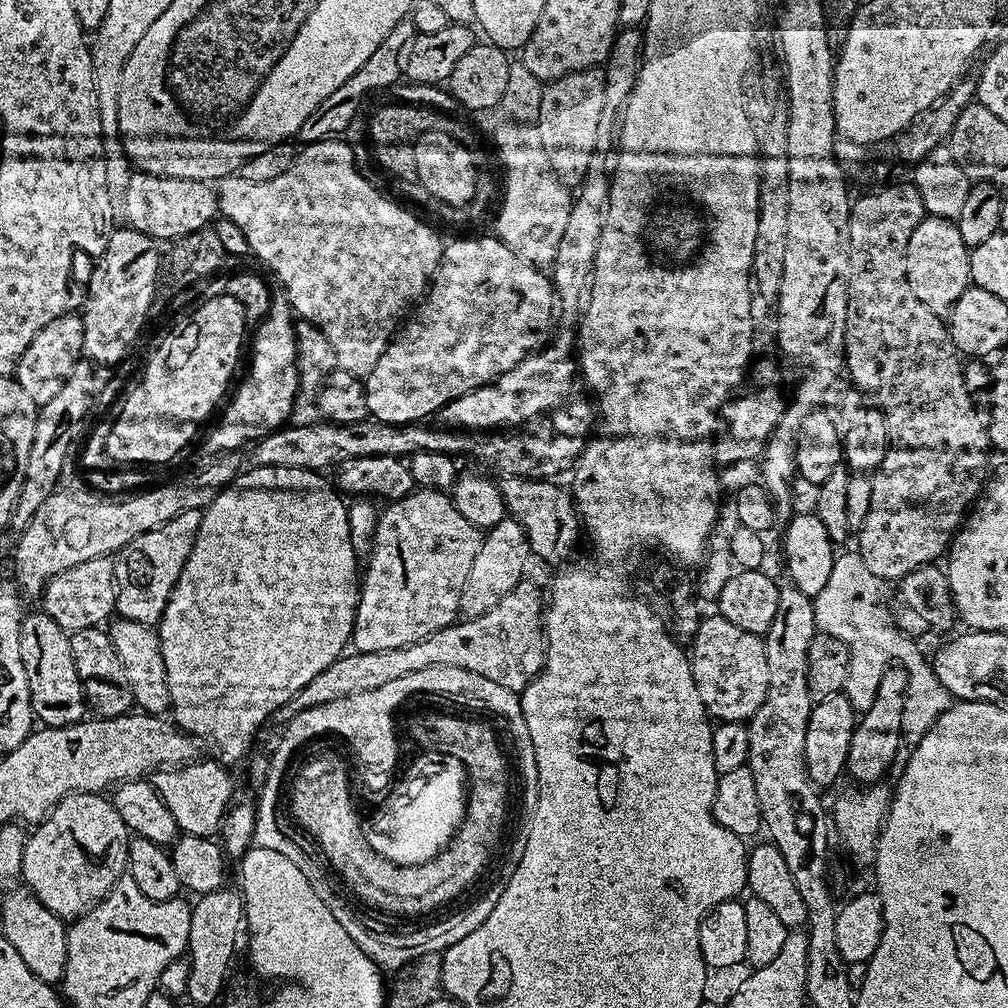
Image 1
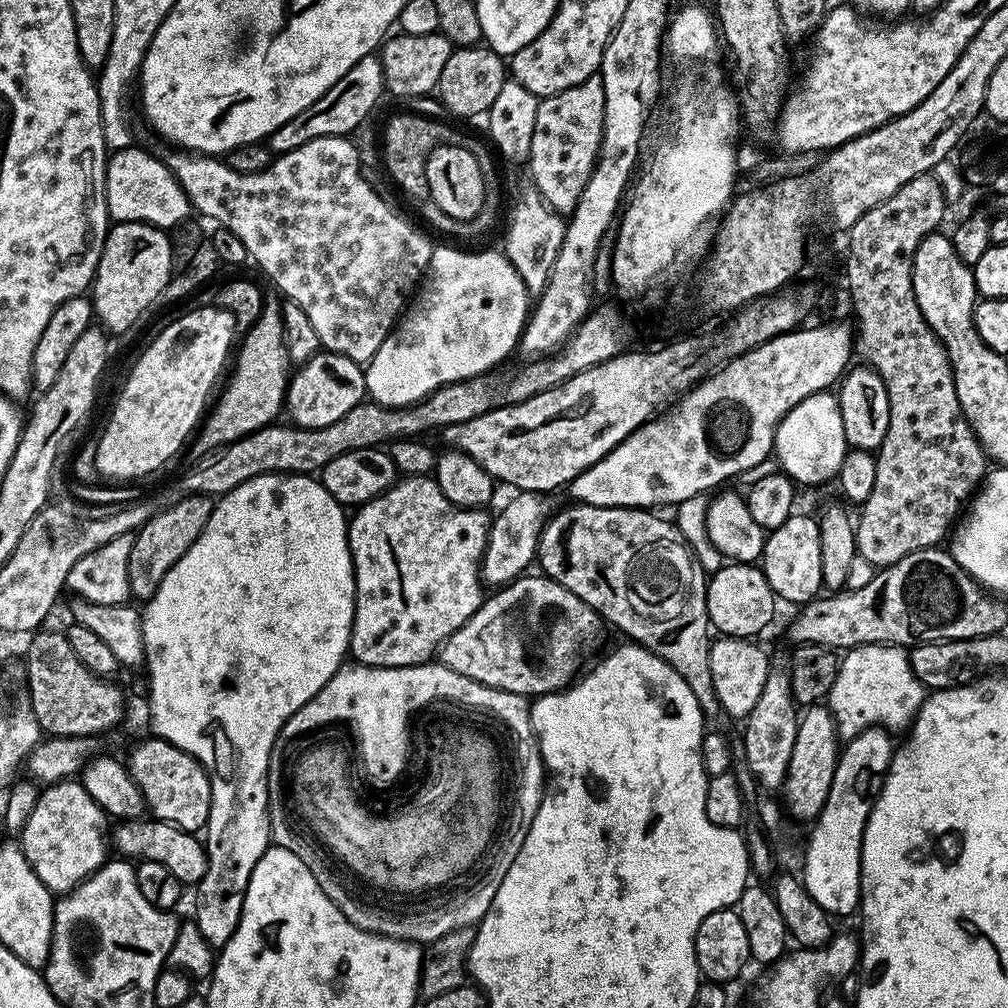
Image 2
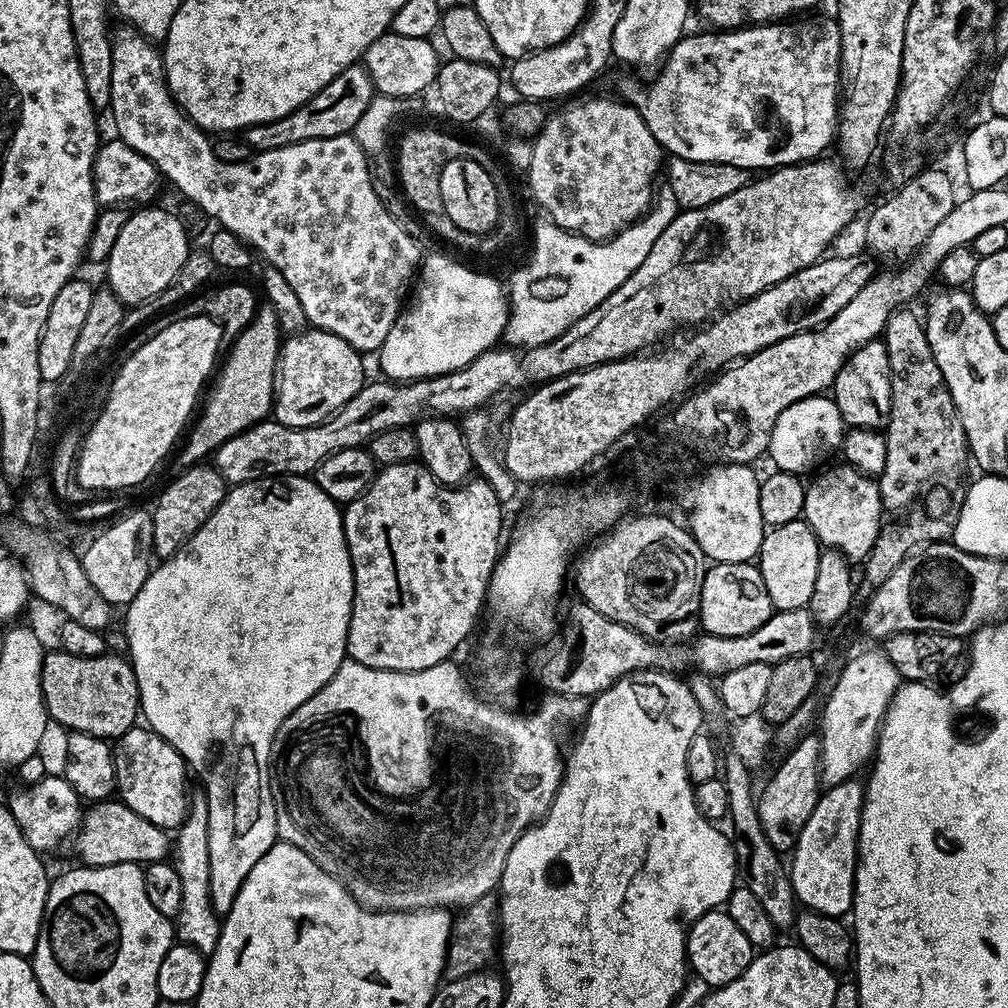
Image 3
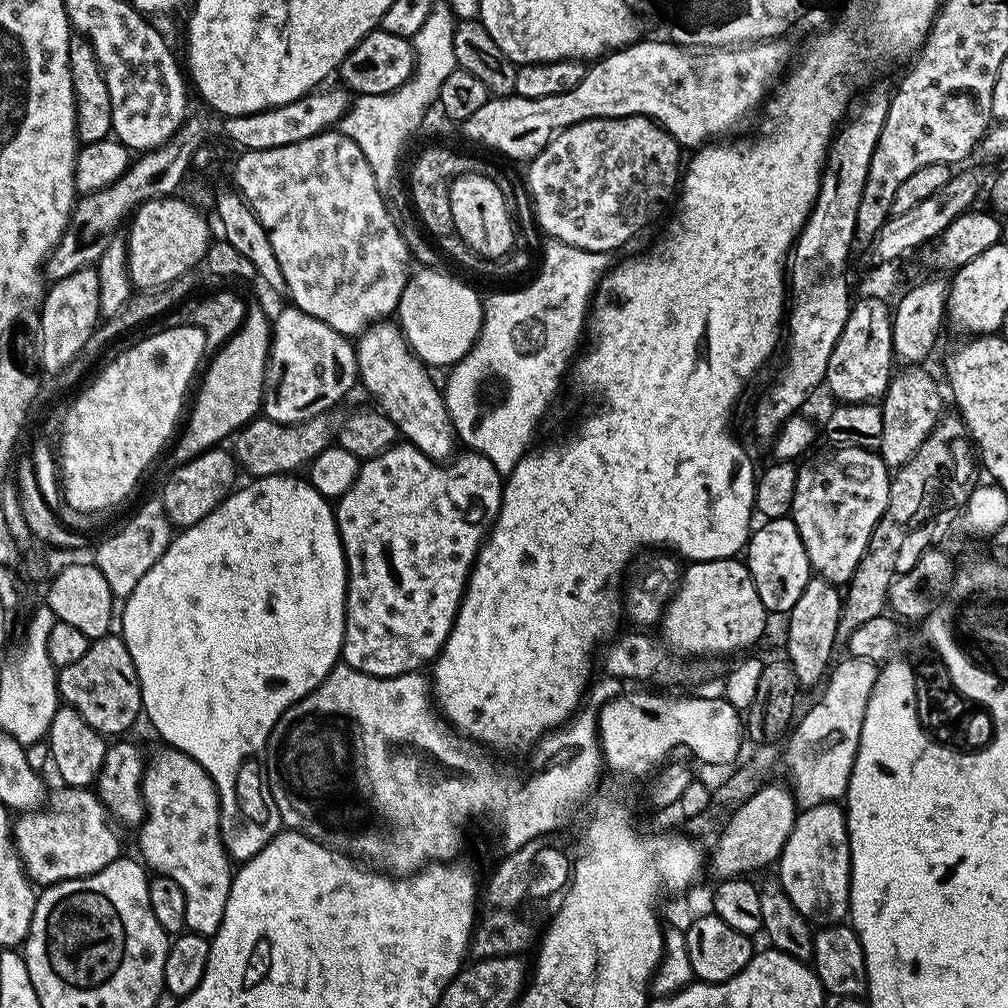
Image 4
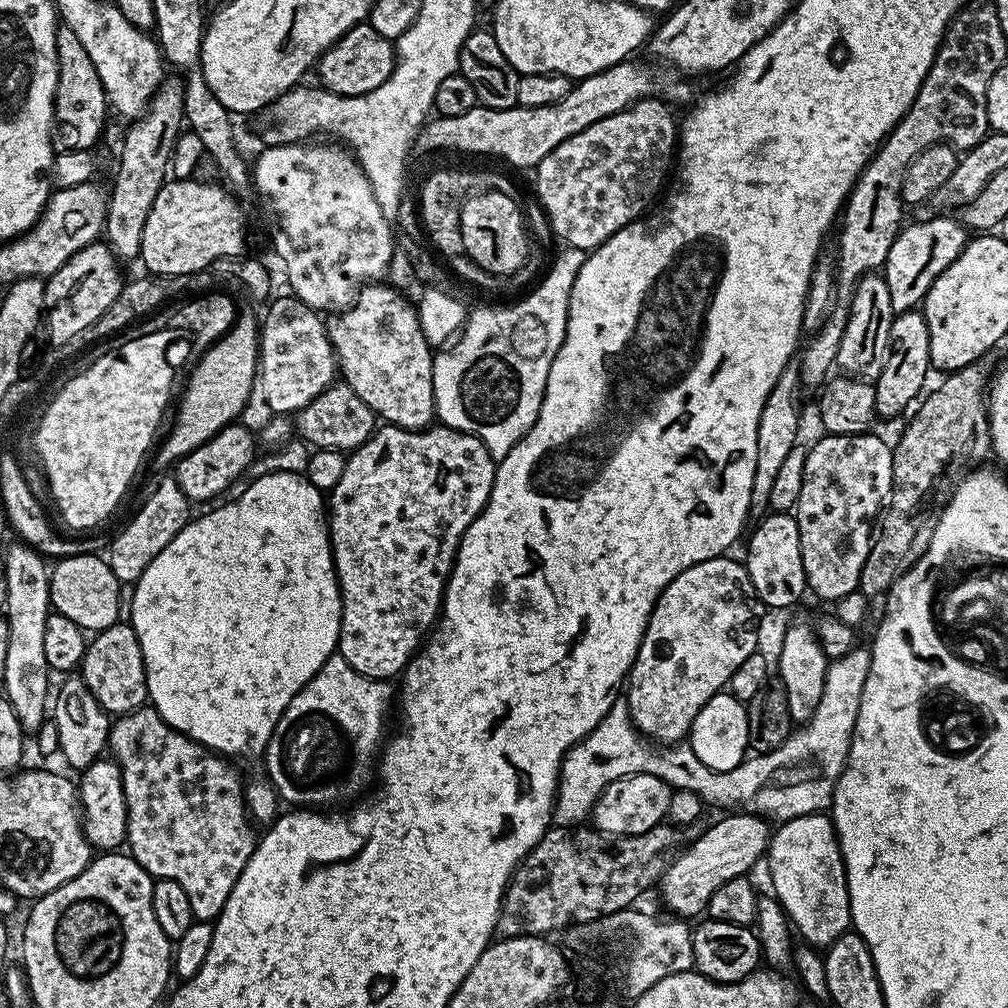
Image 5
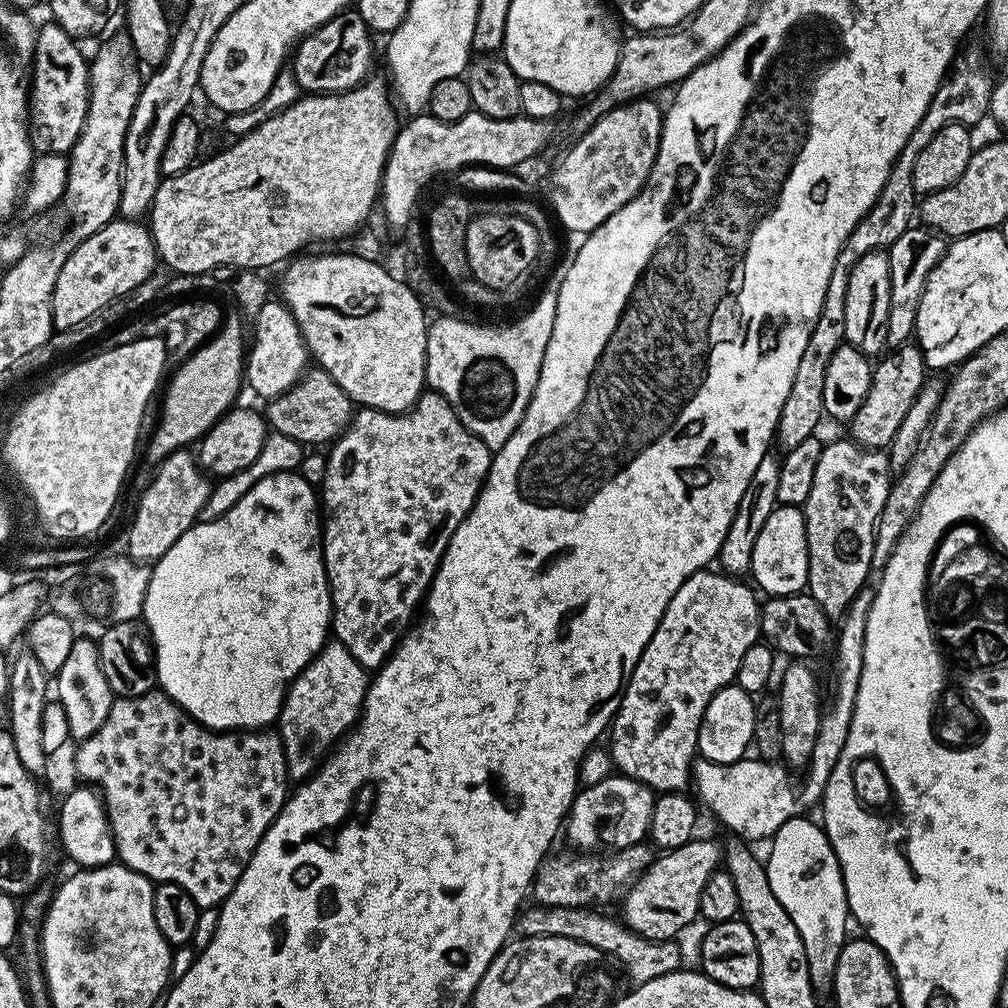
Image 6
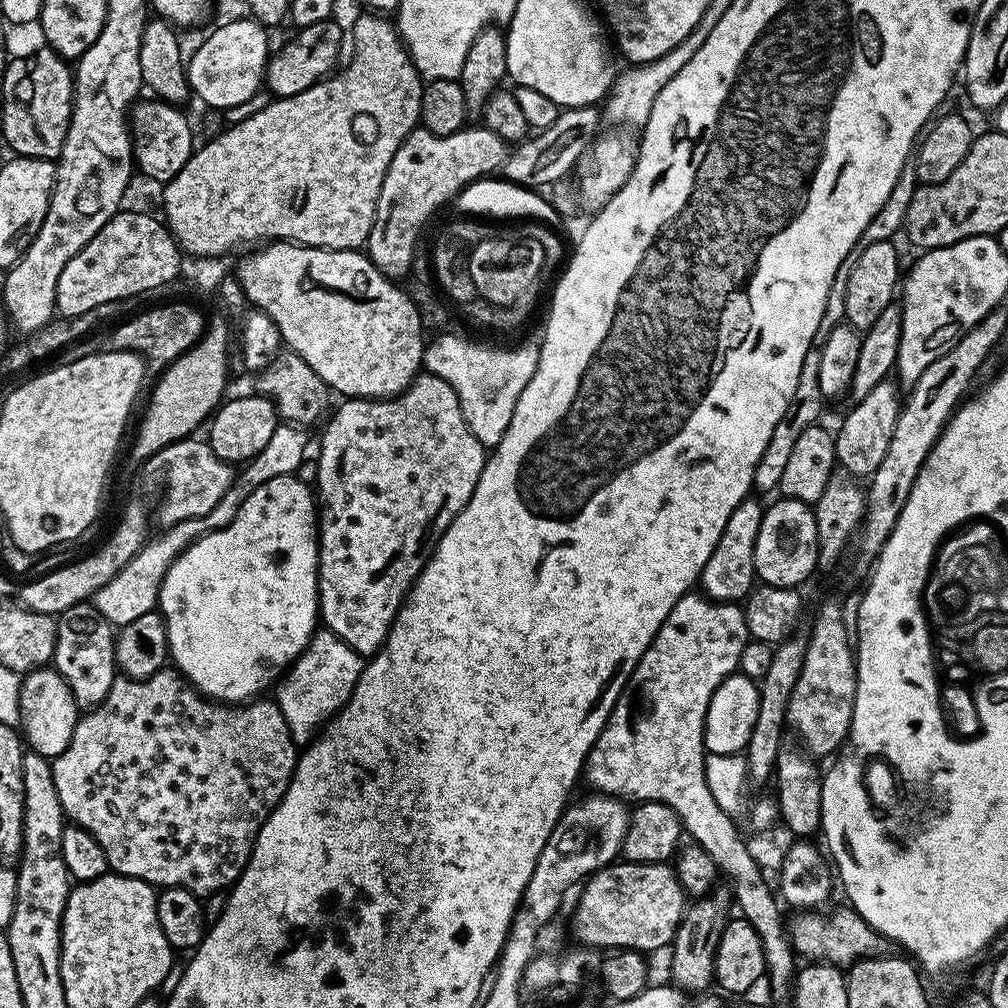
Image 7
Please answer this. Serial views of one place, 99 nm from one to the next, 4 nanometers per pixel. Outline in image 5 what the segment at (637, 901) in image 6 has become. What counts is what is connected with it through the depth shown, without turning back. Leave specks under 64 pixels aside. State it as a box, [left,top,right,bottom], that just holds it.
[662,814,770,918]

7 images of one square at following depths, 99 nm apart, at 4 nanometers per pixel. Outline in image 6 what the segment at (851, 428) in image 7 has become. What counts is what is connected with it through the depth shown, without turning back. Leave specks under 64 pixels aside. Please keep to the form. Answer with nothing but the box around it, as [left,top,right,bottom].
[850,342,926,450]

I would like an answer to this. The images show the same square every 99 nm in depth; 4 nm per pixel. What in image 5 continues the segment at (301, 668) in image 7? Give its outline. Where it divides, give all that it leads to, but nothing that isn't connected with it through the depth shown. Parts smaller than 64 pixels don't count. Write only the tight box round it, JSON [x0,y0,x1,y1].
[262,654,394,806]

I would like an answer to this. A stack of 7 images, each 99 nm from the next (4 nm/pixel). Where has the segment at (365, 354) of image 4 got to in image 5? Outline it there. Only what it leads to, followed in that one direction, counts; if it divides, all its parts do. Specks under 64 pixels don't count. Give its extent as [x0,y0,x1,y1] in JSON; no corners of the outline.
[326,282,436,430]

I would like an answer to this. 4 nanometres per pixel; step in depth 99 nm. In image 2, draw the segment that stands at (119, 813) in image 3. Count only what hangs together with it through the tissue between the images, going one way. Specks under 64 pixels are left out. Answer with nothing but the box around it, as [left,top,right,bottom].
[110,818,208,886]

